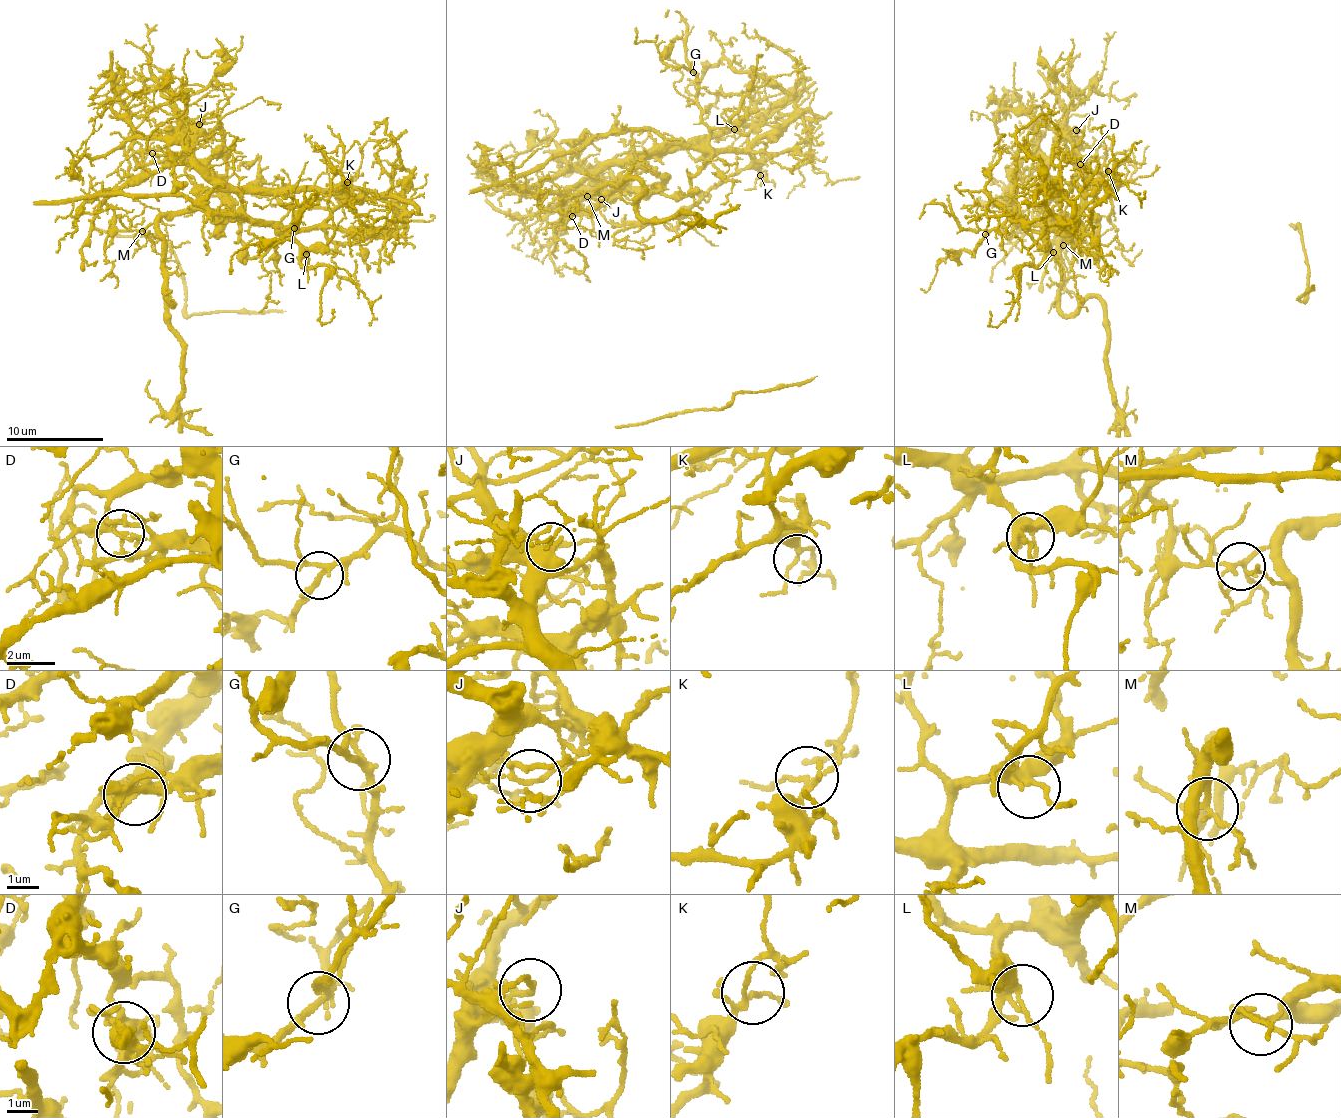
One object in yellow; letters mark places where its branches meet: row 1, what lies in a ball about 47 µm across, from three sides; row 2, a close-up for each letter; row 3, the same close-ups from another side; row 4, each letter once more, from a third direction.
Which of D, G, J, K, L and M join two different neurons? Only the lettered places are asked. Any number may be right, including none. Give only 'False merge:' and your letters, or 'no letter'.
False merge: D, J

